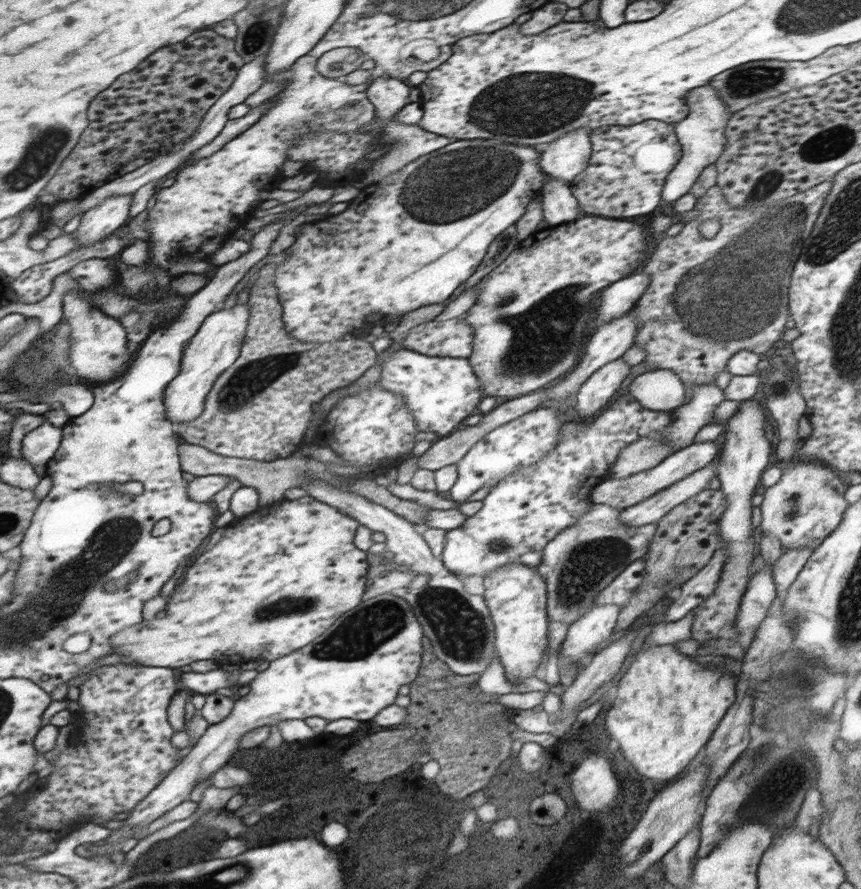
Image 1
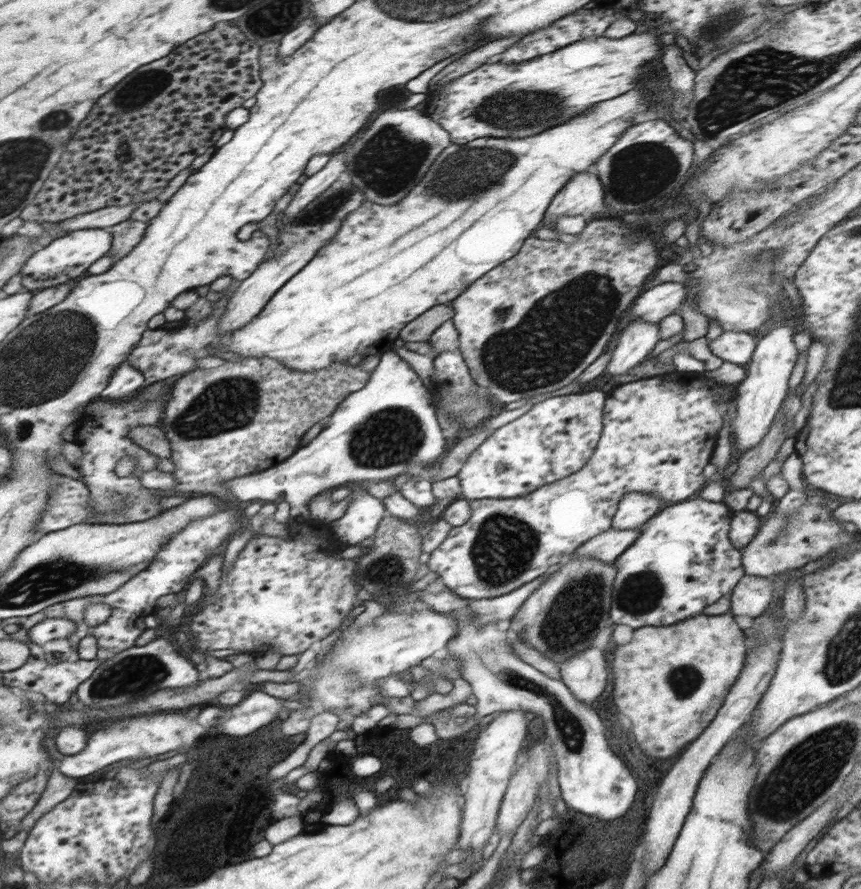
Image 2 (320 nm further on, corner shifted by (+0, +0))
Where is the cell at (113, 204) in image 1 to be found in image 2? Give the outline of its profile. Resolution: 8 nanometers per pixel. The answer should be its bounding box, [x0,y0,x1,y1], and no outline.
[21,228,112,290]

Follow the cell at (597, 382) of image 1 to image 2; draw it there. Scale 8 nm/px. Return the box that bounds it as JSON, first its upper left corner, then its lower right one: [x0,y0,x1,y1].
[604,319,660,380]

